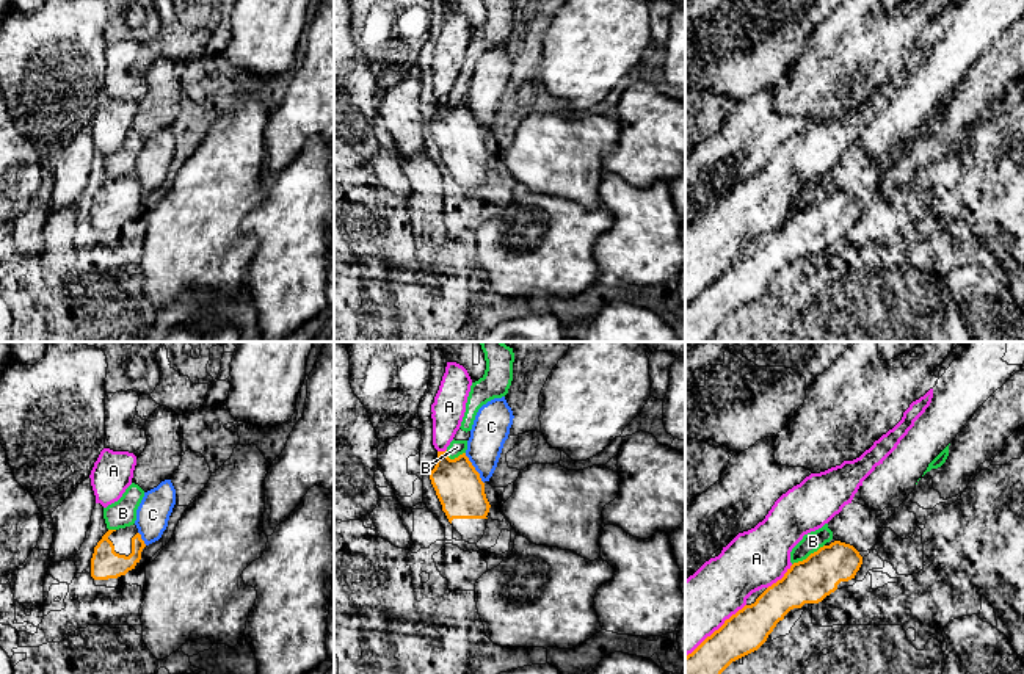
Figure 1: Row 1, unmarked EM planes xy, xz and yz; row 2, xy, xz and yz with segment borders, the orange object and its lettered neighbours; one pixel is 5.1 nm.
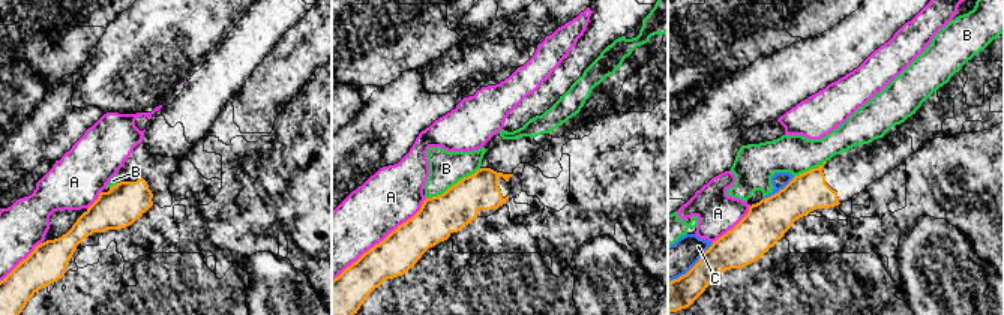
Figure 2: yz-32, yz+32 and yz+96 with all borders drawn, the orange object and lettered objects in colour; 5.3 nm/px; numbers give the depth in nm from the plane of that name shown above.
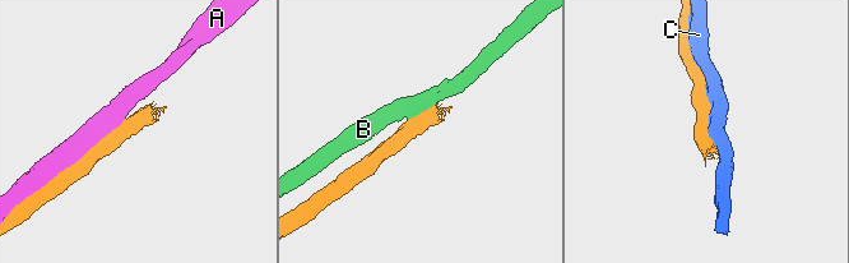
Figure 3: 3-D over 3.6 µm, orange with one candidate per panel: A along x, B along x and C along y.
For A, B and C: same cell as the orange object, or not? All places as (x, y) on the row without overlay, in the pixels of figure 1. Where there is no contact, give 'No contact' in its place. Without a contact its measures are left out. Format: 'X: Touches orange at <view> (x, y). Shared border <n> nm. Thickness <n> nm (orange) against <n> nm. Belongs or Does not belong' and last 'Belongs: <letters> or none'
A: Touches orange at yz (715, 279). Shared border 420 nm. Thickness 220 nm (orange) against 340 nm. Does not belong
B: Touches orange at yz (809, 204). Shared border 200 nm. Thickness 220 nm (orange) against 100 nm. Does not belong
C: Touches orange at xz (474, 118). Shared border 190 nm. Thickness 240 nm (orange) against 190 nm. Does not belong
Belongs: none

